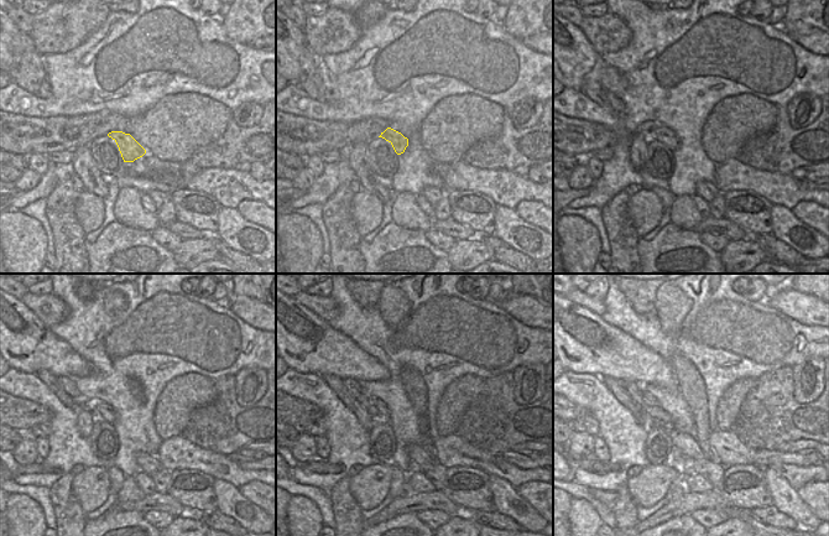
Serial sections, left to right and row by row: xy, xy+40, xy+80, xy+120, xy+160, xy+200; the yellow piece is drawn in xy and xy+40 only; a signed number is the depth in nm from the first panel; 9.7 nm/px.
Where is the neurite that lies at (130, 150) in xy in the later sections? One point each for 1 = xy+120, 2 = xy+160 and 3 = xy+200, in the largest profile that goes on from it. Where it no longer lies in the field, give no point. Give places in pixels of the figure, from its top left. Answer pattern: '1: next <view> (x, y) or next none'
1: next xy+120 (103, 411)
2: next xy+160 (384, 412)
3: next xy+200 (648, 399)

